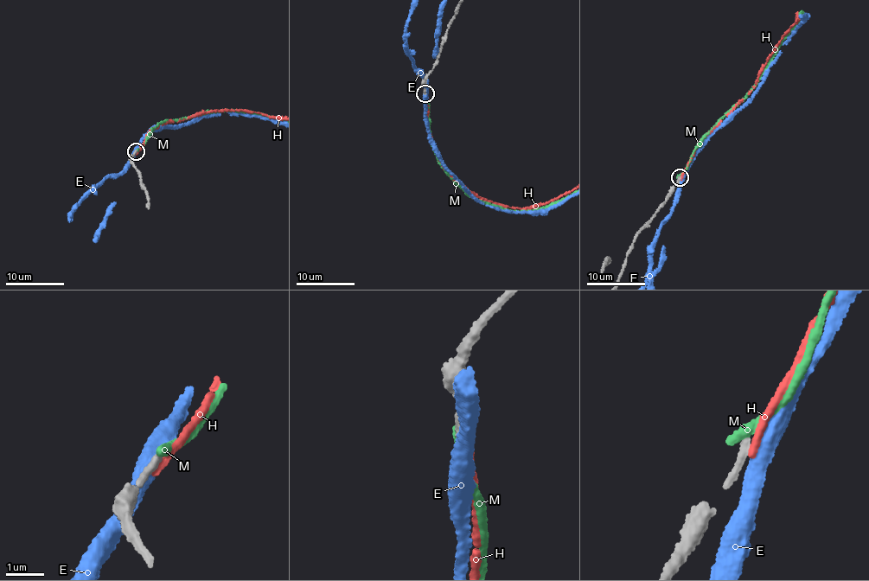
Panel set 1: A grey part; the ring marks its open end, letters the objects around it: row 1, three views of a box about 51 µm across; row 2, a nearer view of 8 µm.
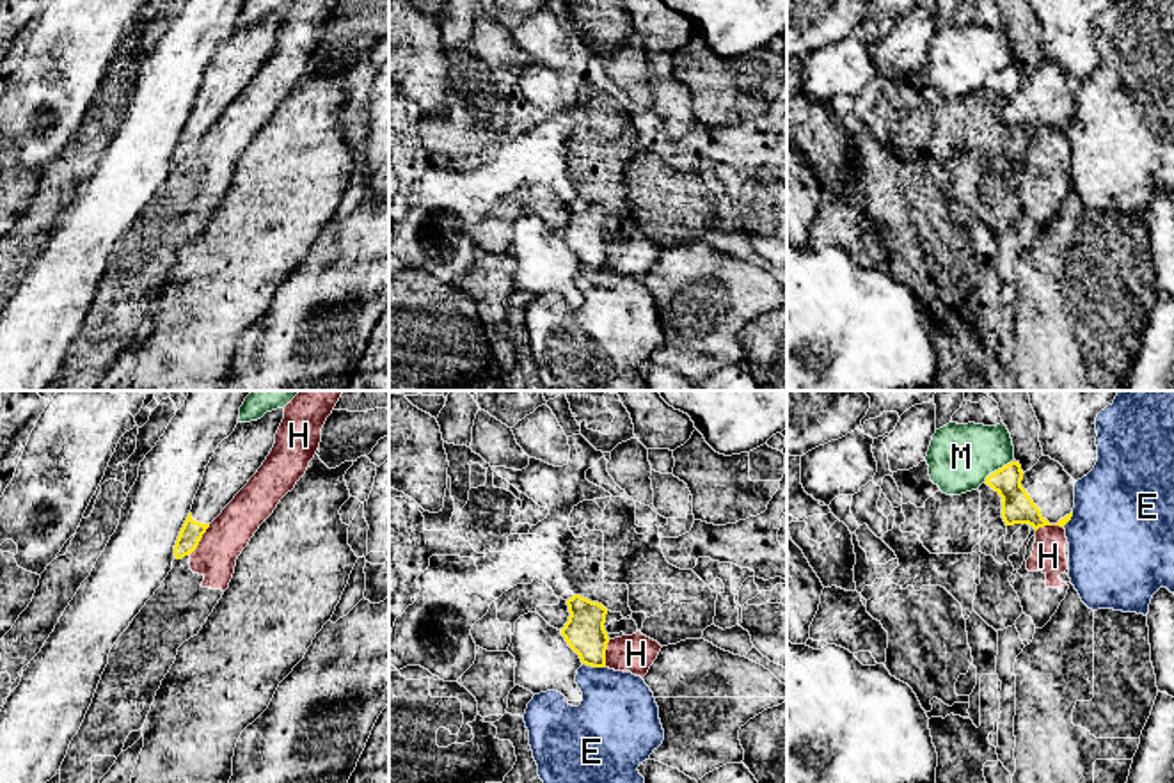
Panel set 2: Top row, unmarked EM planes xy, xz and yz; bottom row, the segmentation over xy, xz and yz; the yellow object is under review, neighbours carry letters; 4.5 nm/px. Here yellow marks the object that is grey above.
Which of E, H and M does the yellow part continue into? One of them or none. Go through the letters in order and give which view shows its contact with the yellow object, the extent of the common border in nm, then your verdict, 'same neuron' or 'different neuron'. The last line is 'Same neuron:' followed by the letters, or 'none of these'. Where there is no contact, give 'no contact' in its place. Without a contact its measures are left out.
E: xz | 110 nm | different neuron
H: xy | 170 nm | different neuron
M: yz | 170 nm | different neuron
Same neuron: none of these

